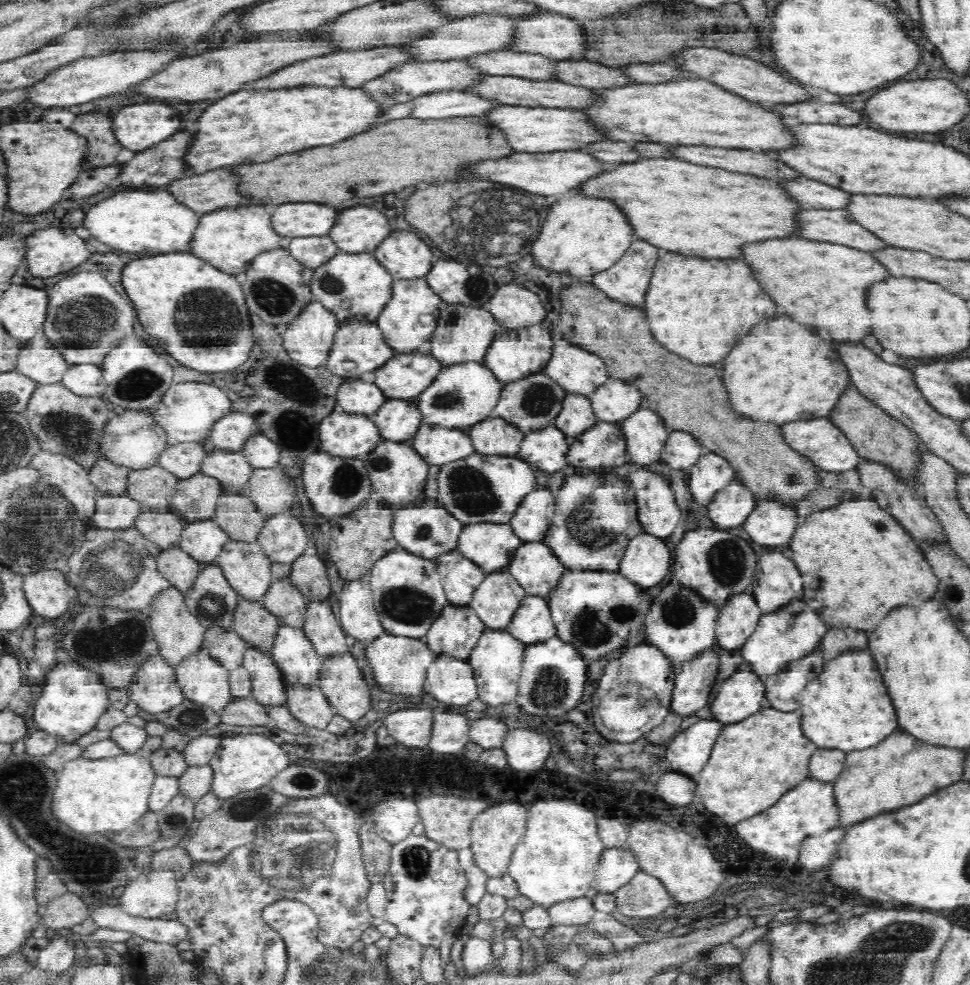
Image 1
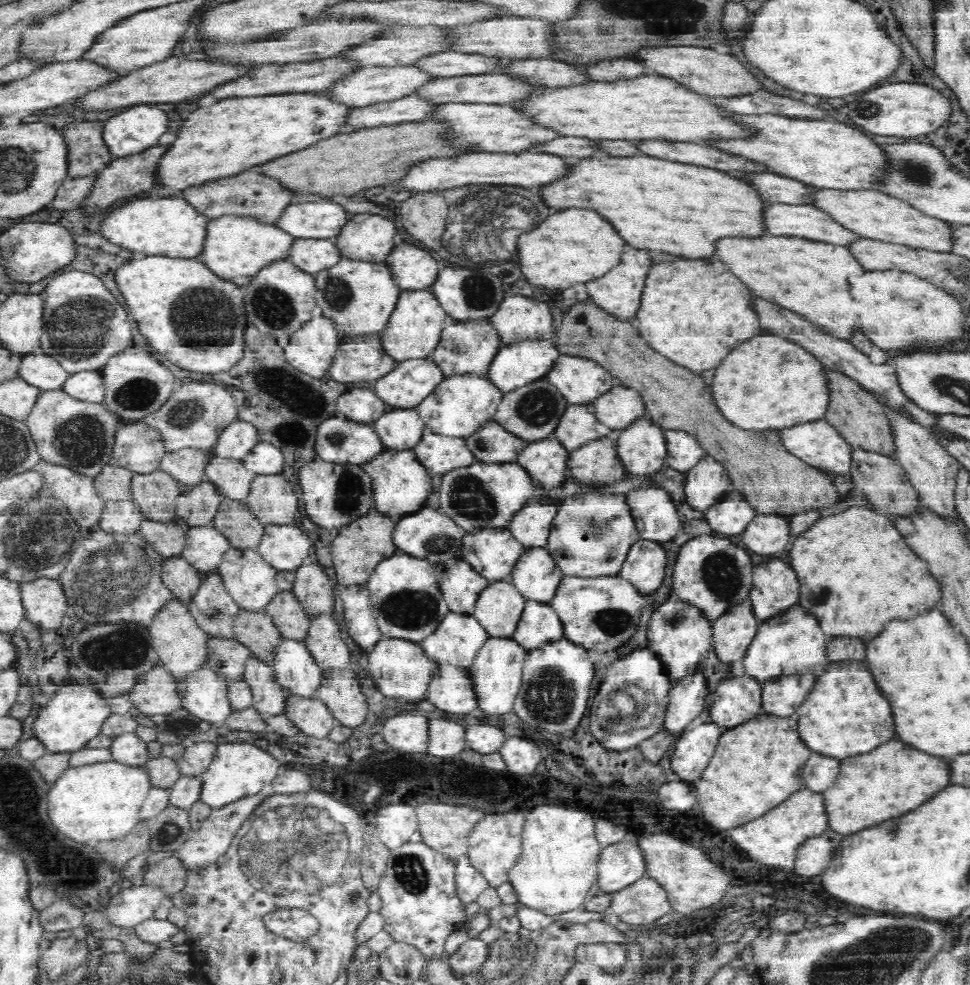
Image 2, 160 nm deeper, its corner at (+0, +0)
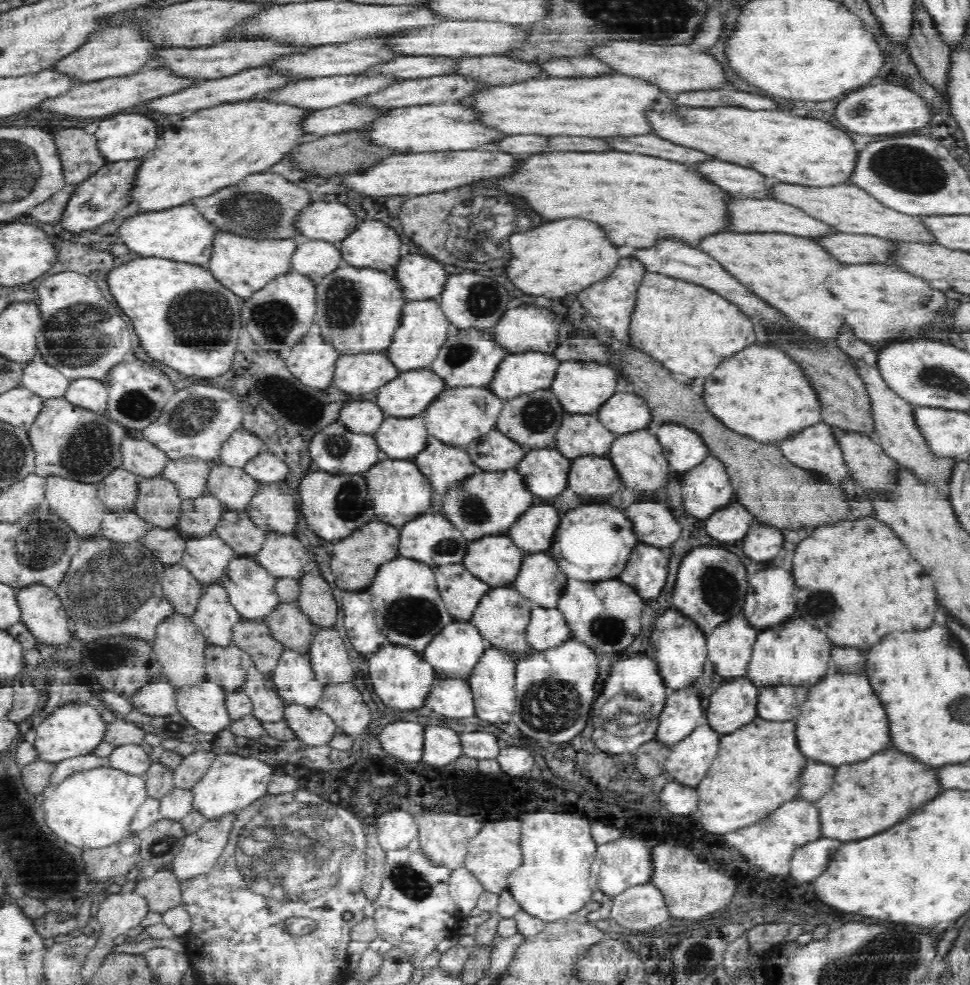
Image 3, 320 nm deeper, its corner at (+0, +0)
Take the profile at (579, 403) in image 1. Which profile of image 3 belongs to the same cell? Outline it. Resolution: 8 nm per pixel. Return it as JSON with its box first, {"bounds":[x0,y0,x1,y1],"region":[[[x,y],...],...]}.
{"bounds":[553,413,618,459],"region":[[[566,413],[553,446],[570,459],[584,454],[607,455],[616,438],[618,435],[604,426],[597,414]]]}

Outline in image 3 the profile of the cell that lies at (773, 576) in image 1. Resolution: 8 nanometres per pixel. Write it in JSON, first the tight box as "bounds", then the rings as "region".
{"bounds":[743,566,800,630],"region":[[[780,566],[757,570],[749,579],[749,589],[747,592],[743,613],[748,620],[759,630],[776,625],[792,616],[796,610],[800,590],[796,586],[793,574],[782,569]]]}

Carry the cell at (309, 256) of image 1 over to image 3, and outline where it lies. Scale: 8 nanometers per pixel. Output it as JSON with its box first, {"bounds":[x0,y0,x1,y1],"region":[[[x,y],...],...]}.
{"bounds":[291,240,343,282],"region":[[[301,240],[291,256],[291,269],[309,276],[314,282],[343,265],[339,244],[323,240]]]}

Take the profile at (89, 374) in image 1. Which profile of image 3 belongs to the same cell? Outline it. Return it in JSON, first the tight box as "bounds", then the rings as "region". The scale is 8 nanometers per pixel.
{"bounds":[64,378,109,412],"region":[[[96,378],[72,380],[64,396],[76,406],[83,406],[96,412],[106,412],[109,398],[104,380]]]}

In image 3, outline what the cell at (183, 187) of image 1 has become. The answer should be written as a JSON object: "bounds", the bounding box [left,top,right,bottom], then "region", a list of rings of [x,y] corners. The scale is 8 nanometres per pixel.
{"bounds":[190,172,312,238],"region":[[[260,172],[260,174],[249,174],[240,182],[224,186],[208,196],[192,198],[190,202],[204,218],[214,224],[216,229],[231,230],[248,236],[288,238],[288,236],[299,237],[296,229],[292,227],[294,216],[312,201],[308,200],[306,190],[288,182],[286,178],[278,174]]]}

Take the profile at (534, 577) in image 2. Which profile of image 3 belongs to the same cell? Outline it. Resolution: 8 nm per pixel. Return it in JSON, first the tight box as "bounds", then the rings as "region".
{"bounds":[513,552,567,608],"region":[[[536,552],[526,554],[523,558],[513,585],[521,596],[530,601],[531,608],[536,606],[556,608],[556,602],[565,590],[566,582],[567,576],[564,576],[554,557],[551,554],[544,554],[544,552]]]}

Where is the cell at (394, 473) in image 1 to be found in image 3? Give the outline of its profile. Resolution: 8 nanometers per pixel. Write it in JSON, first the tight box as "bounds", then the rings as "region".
{"bounds":[364,456,433,526],"region":[[[381,456],[379,462],[364,472],[376,516],[382,522],[394,526],[403,525],[413,518],[429,510],[431,506],[433,486],[429,478],[422,474],[412,459],[390,459]]]}

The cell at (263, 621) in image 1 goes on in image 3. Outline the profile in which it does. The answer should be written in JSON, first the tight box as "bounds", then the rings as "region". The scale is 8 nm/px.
{"bounds":[233,618,283,674],"region":[[[240,618],[233,626],[233,643],[248,651],[258,670],[272,674],[283,644],[271,635],[267,619]]]}

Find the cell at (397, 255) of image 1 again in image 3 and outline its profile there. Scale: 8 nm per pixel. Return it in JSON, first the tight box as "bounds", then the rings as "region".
{"bounds":[392,248,448,300],"region":[[[406,248],[398,258],[392,273],[408,300],[438,299],[448,278],[443,263],[426,254],[410,254]]]}

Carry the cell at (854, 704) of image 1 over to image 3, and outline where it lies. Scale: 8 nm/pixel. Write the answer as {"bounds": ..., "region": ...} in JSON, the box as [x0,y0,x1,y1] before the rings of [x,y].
{"bounds":[796,674,890,764],"region":[[[828,674],[812,686],[796,722],[800,750],[818,762],[850,764],[890,746],[888,716],[864,674]]]}

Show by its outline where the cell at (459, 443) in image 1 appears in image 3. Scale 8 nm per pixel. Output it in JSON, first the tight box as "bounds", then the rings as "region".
{"bounds":[412,435,480,495],"region":[[[429,435],[424,450],[412,459],[432,483],[433,490],[440,495],[457,482],[480,472],[464,446],[454,446]]]}

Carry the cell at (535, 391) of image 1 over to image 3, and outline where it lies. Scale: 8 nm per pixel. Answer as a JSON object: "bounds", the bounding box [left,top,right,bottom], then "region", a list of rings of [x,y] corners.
{"bounds":[496,387,566,449],"region":[[[551,387],[538,388],[538,390],[505,399],[496,420],[496,428],[528,449],[549,447],[553,445],[556,432],[566,413]]]}

